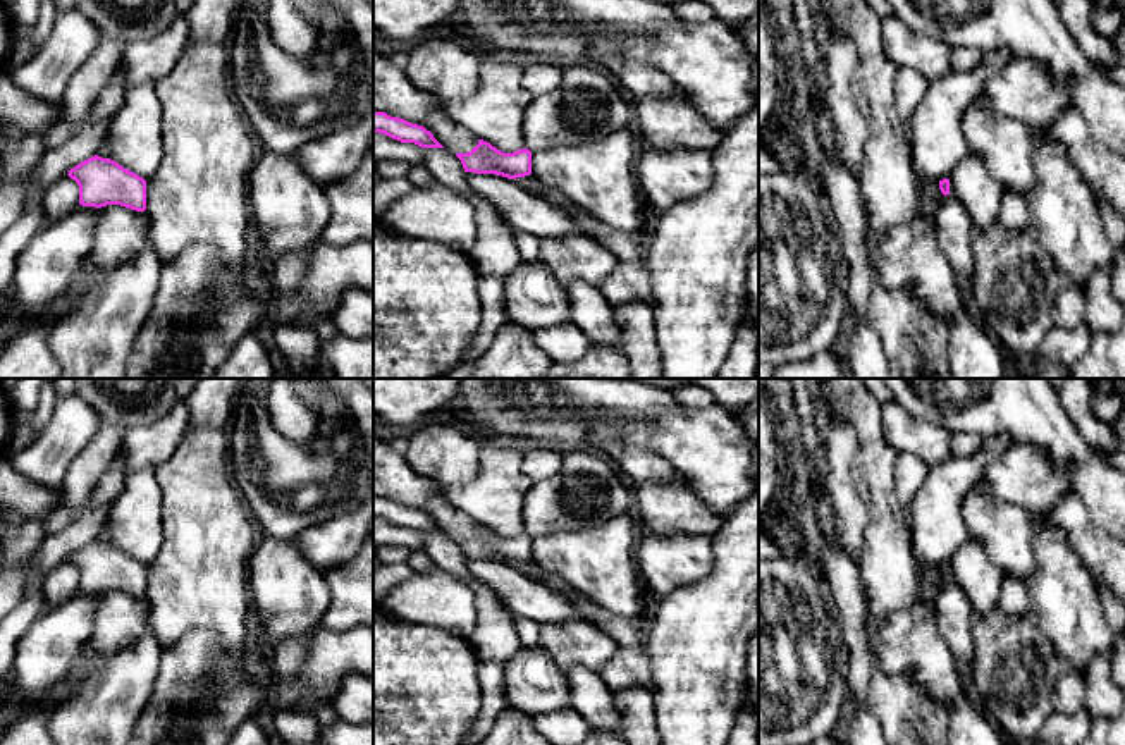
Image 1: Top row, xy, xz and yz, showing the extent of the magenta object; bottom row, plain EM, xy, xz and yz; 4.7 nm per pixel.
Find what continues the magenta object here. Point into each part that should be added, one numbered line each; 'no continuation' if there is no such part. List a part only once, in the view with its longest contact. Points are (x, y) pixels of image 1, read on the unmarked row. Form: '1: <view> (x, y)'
no continuation

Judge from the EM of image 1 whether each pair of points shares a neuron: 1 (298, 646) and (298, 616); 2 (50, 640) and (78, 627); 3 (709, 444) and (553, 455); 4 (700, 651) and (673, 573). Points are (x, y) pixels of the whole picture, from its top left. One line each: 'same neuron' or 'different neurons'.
1: different neurons
2: same neuron
3: different neurons
4: different neurons

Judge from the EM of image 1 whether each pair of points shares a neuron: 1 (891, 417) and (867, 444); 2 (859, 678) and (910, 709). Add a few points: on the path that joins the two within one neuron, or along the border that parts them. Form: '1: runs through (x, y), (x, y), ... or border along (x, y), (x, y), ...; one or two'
1: border along (879, 405), (883, 430), (897, 453); two
2: border along (871, 661), (867, 708), (879, 725); two

